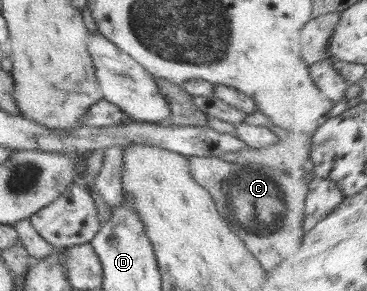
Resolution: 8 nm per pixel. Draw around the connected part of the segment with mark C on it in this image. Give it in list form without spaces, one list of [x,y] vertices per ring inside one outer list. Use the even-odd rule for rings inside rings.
[[[218,157],[187,158],[191,176],[213,197],[219,213],[228,217],[230,227],[240,235],[248,251],[256,255],[266,271],[272,271],[296,248],[302,253],[305,219],[308,219],[308,196],[313,188],[309,175],[289,174],[267,166],[243,166]],[[250,223],[254,223],[254,227]]]

